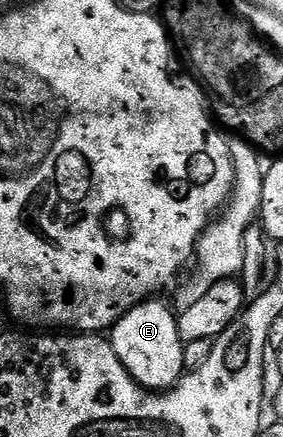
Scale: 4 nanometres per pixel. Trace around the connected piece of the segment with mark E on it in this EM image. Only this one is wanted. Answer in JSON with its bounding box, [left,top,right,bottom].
[110,299,186,391]

